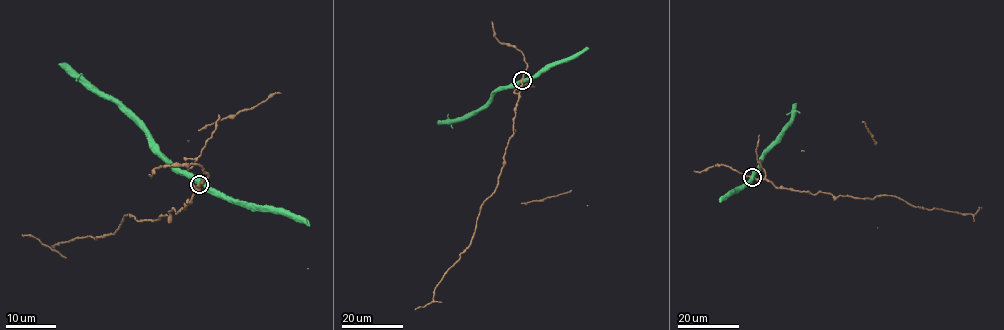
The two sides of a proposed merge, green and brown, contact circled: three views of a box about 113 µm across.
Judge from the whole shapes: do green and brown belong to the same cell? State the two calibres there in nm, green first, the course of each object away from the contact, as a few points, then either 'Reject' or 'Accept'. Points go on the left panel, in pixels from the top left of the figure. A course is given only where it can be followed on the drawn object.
Thickness 500 nm (green) against 320 nm. Course of green: (200, 183), (184, 176), (116, 105), (98, 96), (58, 64). Course of brown: (200, 184), (177, 214), (125, 215), (96, 239), (52, 247), (21, 235). Reject

